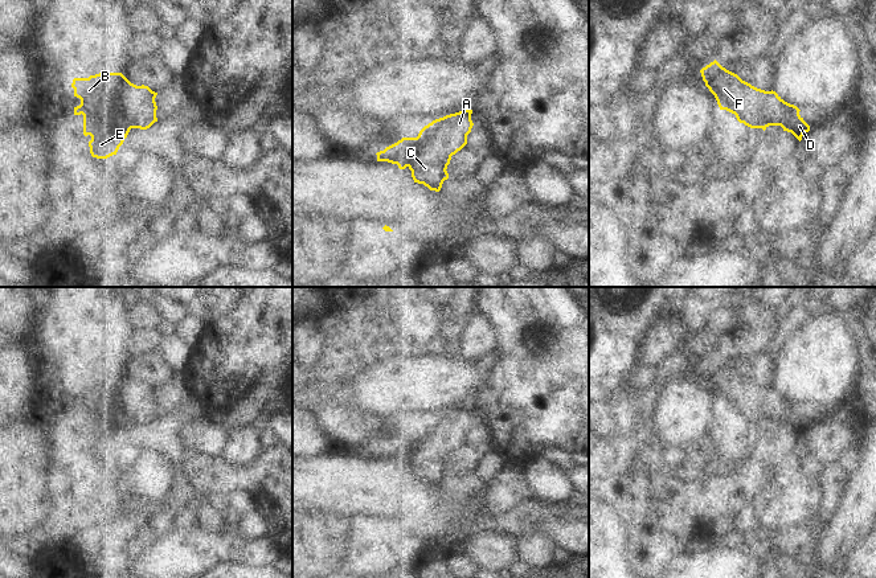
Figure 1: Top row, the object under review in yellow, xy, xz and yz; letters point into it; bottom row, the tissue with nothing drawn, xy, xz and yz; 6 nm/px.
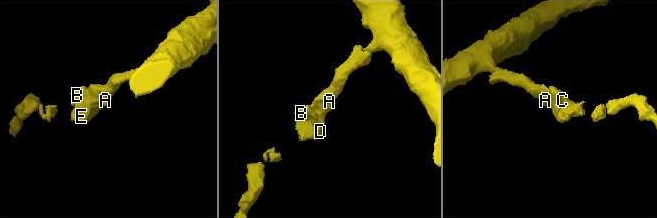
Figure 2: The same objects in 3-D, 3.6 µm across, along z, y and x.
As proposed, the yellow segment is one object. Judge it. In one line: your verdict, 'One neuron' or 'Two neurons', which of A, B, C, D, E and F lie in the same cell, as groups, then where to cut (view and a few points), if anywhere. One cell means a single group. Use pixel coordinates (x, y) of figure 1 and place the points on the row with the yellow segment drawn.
One neuron. Groups: A B C D E F. No split.

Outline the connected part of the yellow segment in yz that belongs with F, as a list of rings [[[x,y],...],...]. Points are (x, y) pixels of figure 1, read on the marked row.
[[[716,60],[700,70],[703,81],[715,95],[720,110],[736,115],[740,123],[750,128],[781,126],[799,142],[810,126],[799,115],[799,108],[785,102],[775,91],[765,91],[742,81],[723,67]]]

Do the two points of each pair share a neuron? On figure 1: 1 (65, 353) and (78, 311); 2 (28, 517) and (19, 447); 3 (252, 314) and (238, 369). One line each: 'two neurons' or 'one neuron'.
1: one neuron
2: one neuron
3: one neuron

